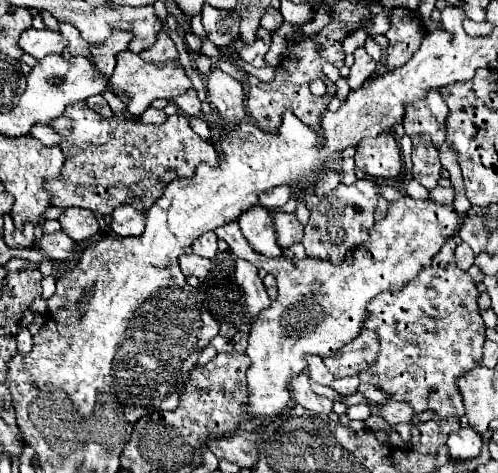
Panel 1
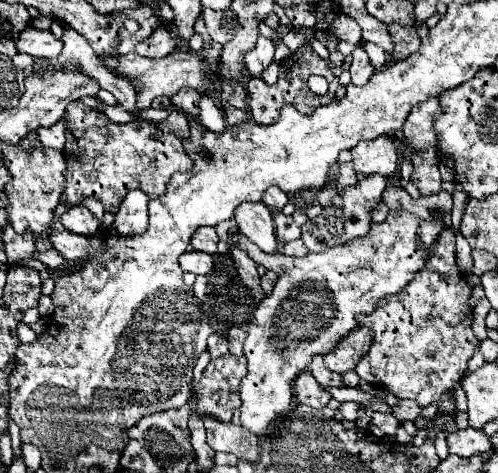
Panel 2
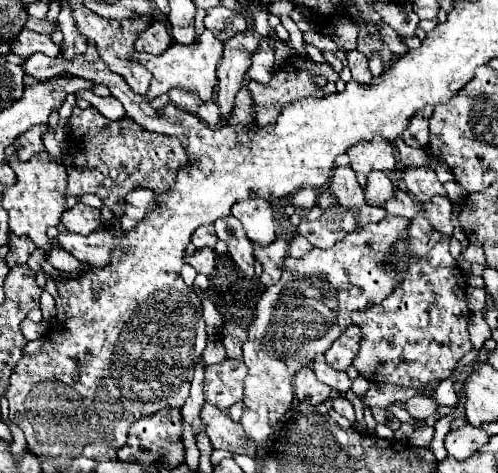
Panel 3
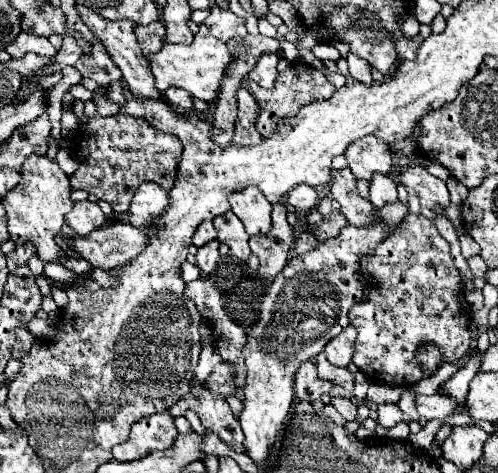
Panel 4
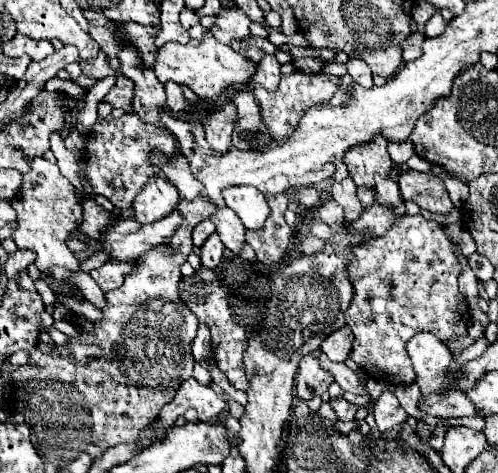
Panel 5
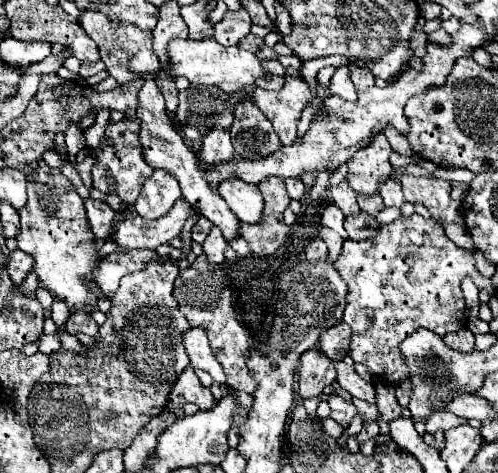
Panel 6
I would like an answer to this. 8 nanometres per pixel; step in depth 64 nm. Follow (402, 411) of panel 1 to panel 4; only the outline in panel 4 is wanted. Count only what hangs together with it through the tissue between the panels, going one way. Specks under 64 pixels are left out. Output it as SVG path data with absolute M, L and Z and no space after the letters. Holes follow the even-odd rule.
M434 394L434 396L416 396L414 398L416 410L420 416L424 416L426 420L444 420L448 414L452 414L452 410L458 406L454 398L450 396L442 396L442 394Z

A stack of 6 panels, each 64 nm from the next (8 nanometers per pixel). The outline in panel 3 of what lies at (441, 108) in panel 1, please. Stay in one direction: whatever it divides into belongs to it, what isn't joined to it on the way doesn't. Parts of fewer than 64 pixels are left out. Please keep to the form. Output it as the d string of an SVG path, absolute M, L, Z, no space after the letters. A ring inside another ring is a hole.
M422 108L420 112L416 112L416 116L412 116L408 128L402 132L402 138L408 146L412 148L426 148L428 140L430 140L430 132L428 132L428 120L432 116L434 108Z

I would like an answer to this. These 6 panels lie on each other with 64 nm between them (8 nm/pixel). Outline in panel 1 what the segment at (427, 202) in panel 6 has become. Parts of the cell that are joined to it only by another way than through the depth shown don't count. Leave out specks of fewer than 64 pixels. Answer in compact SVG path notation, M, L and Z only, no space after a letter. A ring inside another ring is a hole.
M416 136L412 138L412 174L414 180L418 180L422 186L428 190L438 186L440 180L440 158L438 158L438 148L428 140L428 136Z

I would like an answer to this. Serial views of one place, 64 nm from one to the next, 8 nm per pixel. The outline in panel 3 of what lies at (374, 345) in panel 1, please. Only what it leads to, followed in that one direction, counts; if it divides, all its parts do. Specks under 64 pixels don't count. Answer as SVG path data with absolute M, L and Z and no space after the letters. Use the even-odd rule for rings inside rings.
M350 326L342 336L332 344L332 348L324 354L326 364L336 370L346 370L352 360L356 358L356 352L360 350L360 328Z

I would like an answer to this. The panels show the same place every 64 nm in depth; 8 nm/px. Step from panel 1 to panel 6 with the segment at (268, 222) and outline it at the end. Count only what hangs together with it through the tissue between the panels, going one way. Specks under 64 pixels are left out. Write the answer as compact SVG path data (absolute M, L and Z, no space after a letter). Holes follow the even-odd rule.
M228 180L218 186L220 196L226 200L230 210L248 224L258 224L264 212L264 200L254 184L246 184L242 180Z

